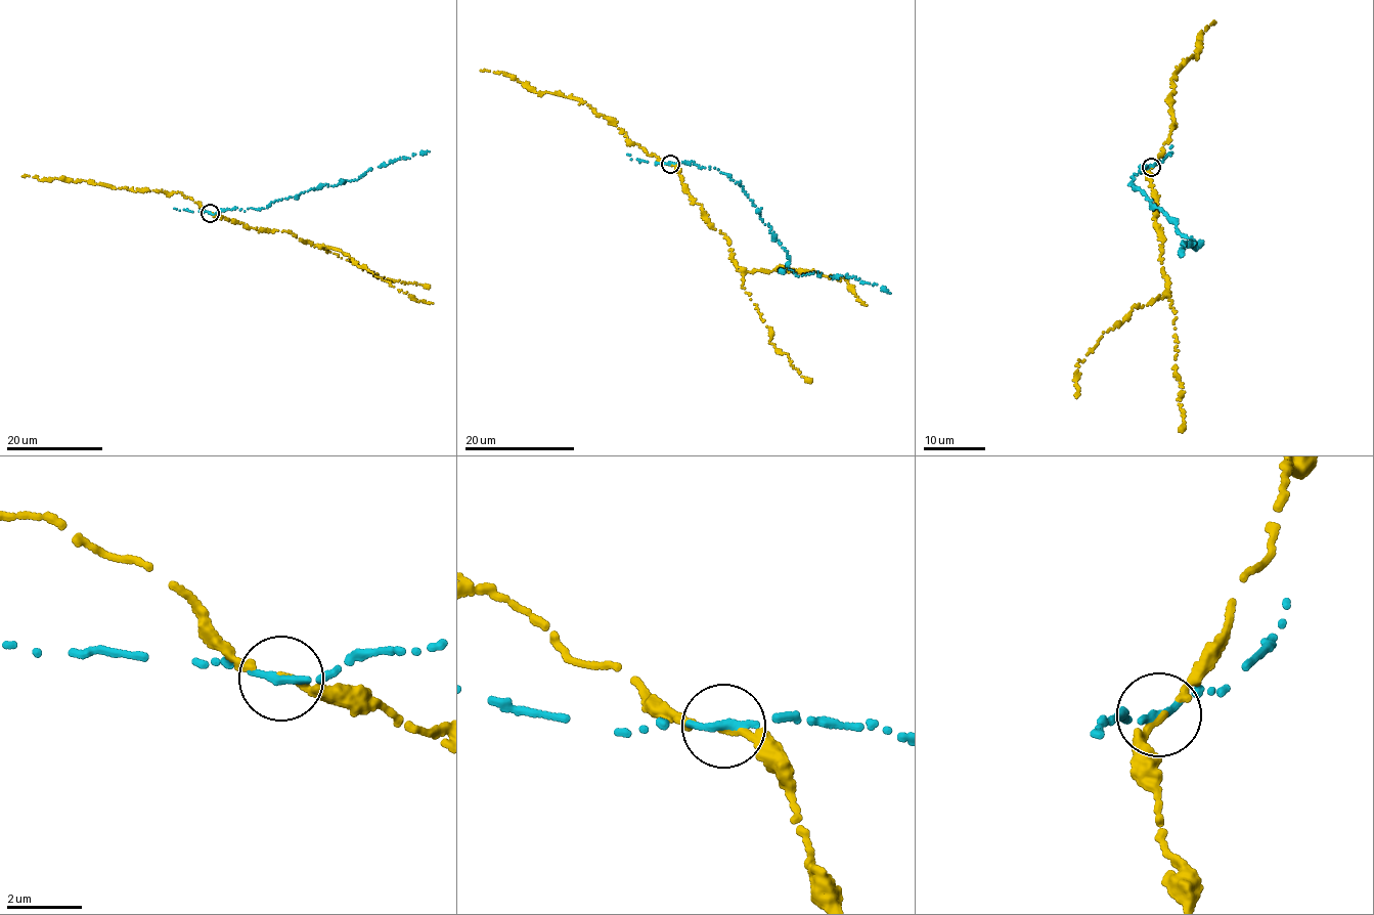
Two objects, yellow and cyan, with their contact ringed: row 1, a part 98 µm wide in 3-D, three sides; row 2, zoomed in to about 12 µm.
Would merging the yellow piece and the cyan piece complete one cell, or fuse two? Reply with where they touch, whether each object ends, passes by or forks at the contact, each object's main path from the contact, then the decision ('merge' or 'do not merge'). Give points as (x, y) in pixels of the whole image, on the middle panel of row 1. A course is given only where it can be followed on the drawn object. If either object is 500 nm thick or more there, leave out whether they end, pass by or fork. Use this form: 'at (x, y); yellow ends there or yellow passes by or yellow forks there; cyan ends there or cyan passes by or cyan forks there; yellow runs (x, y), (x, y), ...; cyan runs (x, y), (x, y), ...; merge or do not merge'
at (670, 164); yellow passes by; cyan ends there; yellow runs (669, 165), (676, 165), (709, 223), (727, 237), (739, 269), (813, 269), (848, 281), (866, 305); cyan runs (669, 163), (715, 169), (741, 185), (788, 254), (795, 275), (850, 277), (891, 294); do not merge

